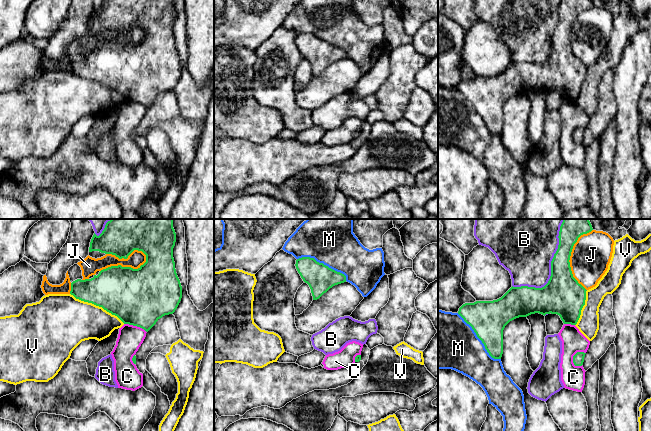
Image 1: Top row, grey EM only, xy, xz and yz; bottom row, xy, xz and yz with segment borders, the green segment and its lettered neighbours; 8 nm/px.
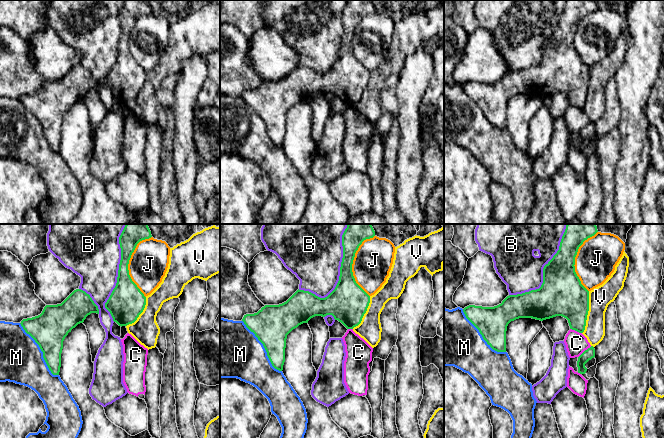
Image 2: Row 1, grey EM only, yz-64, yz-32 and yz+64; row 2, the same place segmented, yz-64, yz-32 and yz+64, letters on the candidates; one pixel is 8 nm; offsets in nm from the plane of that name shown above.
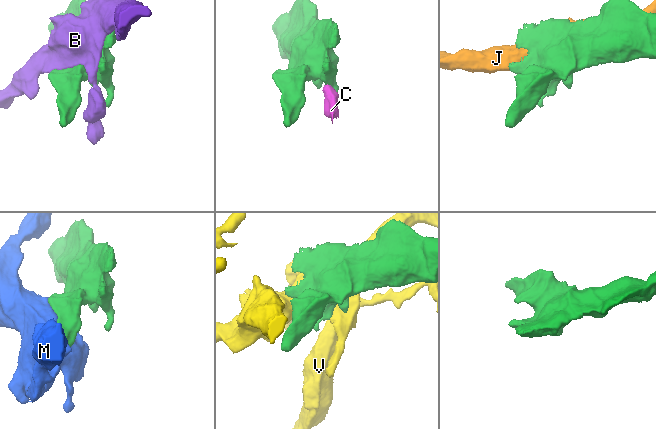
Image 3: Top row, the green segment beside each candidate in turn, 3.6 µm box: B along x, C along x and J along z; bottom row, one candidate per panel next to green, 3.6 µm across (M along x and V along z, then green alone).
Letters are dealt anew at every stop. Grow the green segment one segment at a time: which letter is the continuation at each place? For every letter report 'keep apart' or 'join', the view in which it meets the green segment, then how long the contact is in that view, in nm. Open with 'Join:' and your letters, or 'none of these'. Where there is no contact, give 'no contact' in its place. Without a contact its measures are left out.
Join: none of these
B: keep apart | yz | 700 nm
C: keep apart | yz | 150 nm
J: keep apart | xy | 400 nm
M: keep apart | yz | 500 nm
V: keep apart | xy | 500 nm

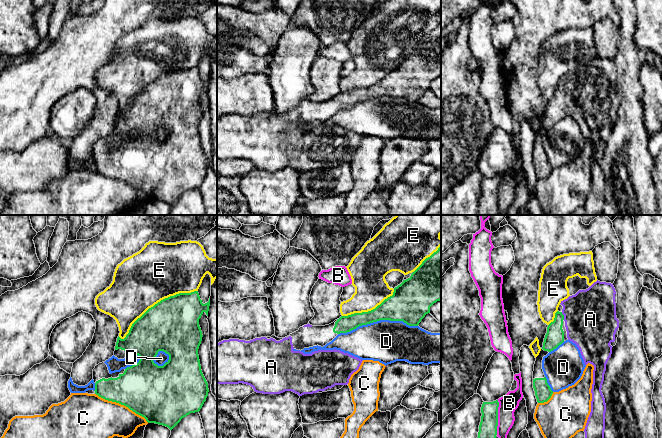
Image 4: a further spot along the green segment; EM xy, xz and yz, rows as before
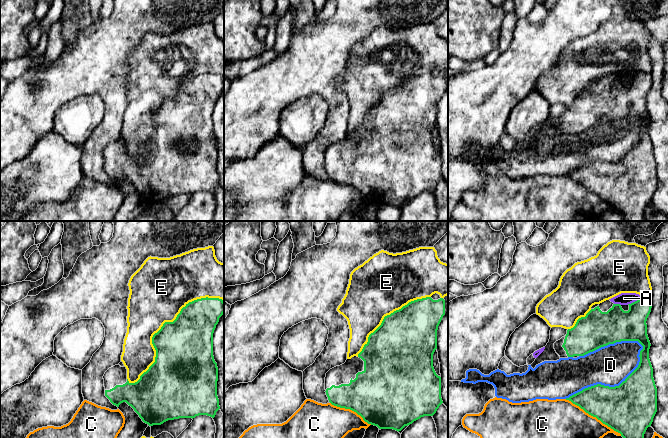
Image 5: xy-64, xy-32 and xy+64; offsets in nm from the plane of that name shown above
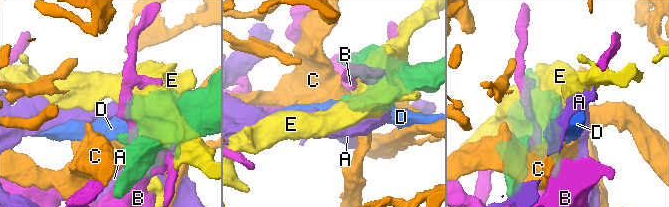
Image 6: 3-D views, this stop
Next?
Join: A
A: join | yz | 70 nm
B: keep apart | yz | 280 nm
C: keep apart | xy | 500 nm
D: keep apart | xz | 650 nm
E: keep apart | xy | 750 nm

